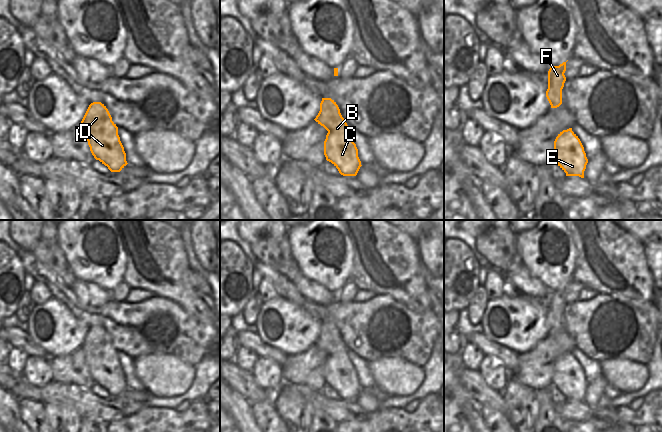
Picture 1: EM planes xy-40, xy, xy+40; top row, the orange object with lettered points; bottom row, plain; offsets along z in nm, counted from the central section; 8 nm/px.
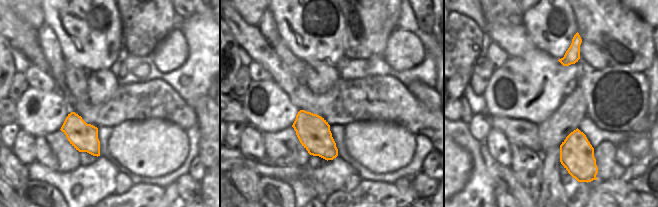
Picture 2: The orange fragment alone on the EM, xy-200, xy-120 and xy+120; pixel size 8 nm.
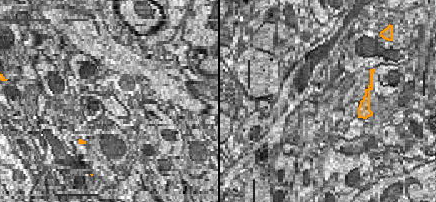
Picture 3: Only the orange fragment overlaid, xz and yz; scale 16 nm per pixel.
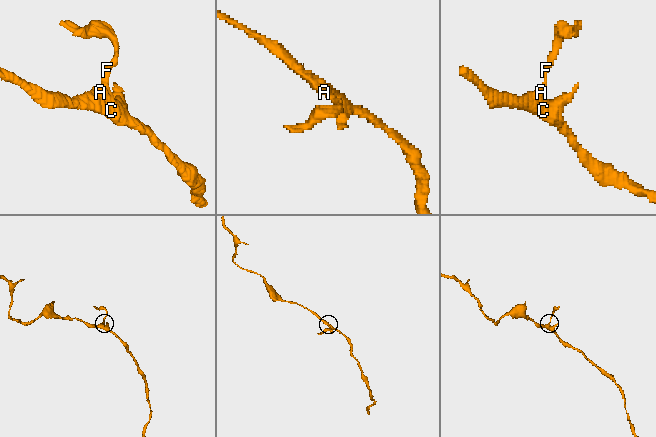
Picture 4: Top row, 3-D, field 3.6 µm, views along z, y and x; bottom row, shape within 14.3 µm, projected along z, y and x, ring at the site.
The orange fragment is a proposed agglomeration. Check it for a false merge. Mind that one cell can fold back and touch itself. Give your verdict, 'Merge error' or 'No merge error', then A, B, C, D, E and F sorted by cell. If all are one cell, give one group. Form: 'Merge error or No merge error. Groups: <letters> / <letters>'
Merge error. Groups: A B C D E / F.

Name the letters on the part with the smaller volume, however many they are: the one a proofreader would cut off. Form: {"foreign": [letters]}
{"foreign": ["F"]}

